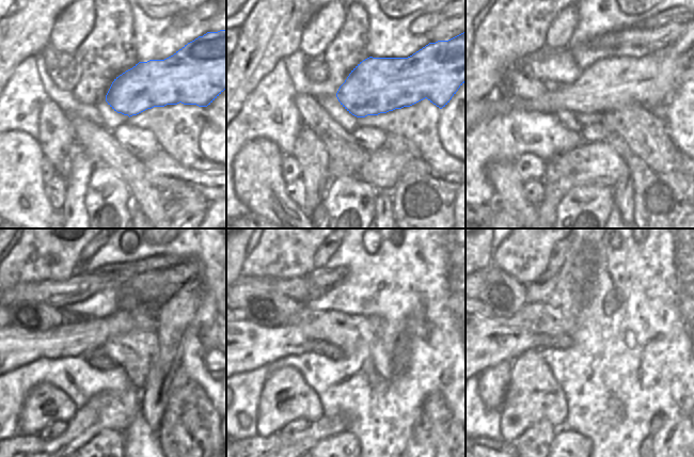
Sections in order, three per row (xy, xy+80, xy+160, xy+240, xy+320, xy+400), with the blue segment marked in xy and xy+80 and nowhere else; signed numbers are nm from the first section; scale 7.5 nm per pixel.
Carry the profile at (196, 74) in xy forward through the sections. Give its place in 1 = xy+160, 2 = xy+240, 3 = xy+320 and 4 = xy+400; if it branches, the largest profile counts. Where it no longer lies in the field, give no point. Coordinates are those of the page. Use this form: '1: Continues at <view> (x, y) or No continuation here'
1: Continues at xy+160 (611, 83)
2: Continues at xy+240 (9, 348)
3: Continues at xy+320 (248, 346)
4: Continues at xy+400 (487, 344)

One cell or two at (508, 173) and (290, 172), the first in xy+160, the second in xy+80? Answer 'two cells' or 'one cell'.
two cells

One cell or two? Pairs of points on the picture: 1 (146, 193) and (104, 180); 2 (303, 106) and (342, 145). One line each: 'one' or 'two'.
1: two
2: one

